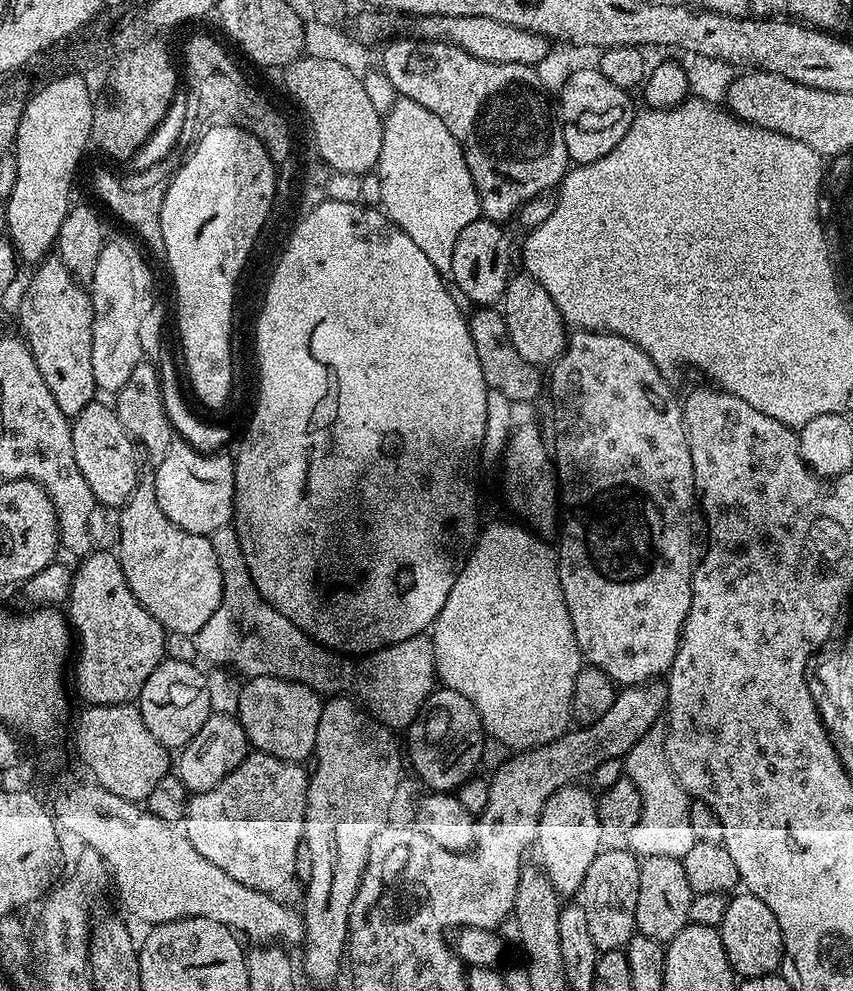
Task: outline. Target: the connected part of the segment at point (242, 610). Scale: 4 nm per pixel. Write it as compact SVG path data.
M235 527L214 530L210 539L222 570L222 600L218 602L218 610L214 610L210 622L206 622L194 638L197 657L201 661L209 660L209 665L235 670L244 678L273 676L293 680L321 694L340 694L348 690L344 688L351 686L355 666L339 664L336 661L339 659L329 649L294 626L290 618L278 614L278 610L258 594L248 567L244 565L244 555L240 553L242 542Z

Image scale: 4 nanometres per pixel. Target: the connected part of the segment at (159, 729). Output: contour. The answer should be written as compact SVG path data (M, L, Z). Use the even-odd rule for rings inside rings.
M163 659L160 665L146 678L138 697L138 707L146 730L169 750L179 750L198 734L202 722L212 715L210 697L206 694L206 675L196 669L195 663L187 664L177 660Z

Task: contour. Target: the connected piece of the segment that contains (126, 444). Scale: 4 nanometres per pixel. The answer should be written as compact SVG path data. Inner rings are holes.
M101 402L87 404L71 421L74 459L78 461L78 470L94 494L97 505L105 504L113 510L119 509L130 498L136 480L140 476L141 465L136 464L138 448L122 422L116 416L115 407L108 408Z

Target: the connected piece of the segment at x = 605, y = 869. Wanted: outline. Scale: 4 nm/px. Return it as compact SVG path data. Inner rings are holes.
M604 850L598 858L594 858L590 870L586 870L586 878L578 896L586 910L590 938L594 938L594 946L601 952L609 952L615 948L623 949L628 939L636 932L640 865L641 861L632 851L608 852Z

